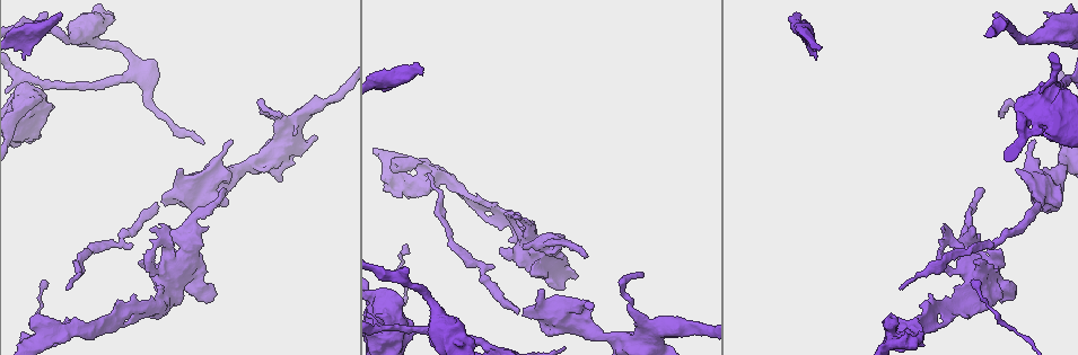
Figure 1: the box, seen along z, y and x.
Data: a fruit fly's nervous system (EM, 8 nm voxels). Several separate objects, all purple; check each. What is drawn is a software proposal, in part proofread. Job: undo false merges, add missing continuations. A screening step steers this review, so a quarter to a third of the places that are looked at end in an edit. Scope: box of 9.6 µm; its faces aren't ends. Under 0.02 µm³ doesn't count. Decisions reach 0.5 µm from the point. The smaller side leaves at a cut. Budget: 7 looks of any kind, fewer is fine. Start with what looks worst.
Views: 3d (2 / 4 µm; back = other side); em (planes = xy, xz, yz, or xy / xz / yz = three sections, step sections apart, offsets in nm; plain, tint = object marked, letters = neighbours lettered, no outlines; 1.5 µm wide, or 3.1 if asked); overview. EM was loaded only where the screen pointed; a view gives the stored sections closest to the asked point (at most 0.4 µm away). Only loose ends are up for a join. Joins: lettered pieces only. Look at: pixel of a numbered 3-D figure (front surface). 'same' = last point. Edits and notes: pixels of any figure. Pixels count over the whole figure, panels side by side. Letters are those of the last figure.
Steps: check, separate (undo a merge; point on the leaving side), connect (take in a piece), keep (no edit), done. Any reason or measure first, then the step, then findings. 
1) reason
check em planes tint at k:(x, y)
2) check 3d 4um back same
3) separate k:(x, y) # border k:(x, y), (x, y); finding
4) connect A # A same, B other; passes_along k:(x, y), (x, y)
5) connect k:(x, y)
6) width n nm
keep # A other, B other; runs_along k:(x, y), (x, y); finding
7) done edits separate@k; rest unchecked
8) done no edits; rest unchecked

free end
check 3d 4um at 1:(230, 141)

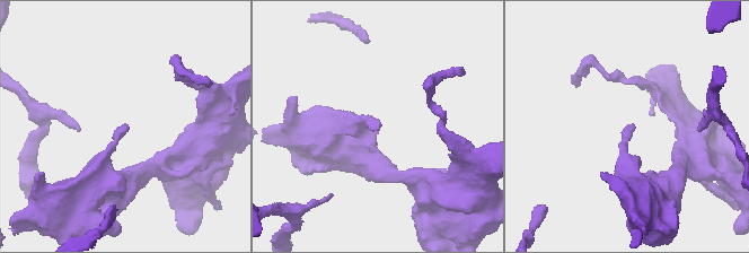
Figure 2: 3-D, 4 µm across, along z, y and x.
check em planes letters at 2:(624, 128)

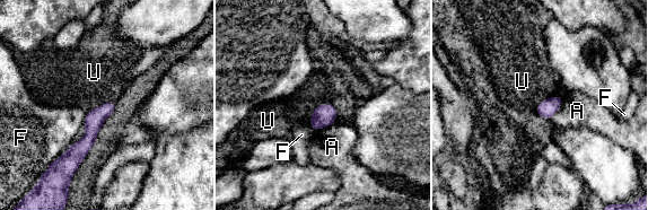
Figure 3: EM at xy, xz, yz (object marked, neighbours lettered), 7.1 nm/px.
longest_contact U 220 nm
keep # A other, F other, U other; border 3:(331, 103), (313, 111), (309, 125); none of them fits

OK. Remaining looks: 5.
branch stops here
check 3d 2um at 1:(501, 249)

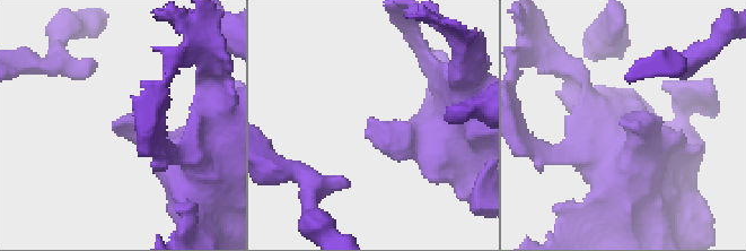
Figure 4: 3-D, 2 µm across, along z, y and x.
check em xz step 4 letters at 4:(629, 123)

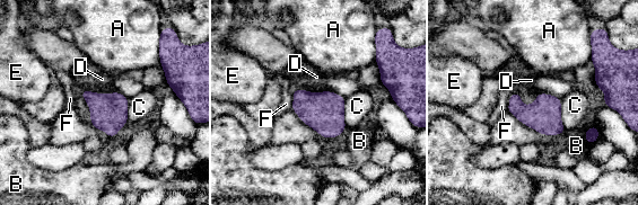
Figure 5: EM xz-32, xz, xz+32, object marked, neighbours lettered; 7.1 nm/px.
longest_contact C 240 nm
keep # A other, B other, C other, D other, E other, F other; no lettered piece goes on from it

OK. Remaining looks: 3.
sudden change in width
check em xy step 8 tint at 1:(677, 327)

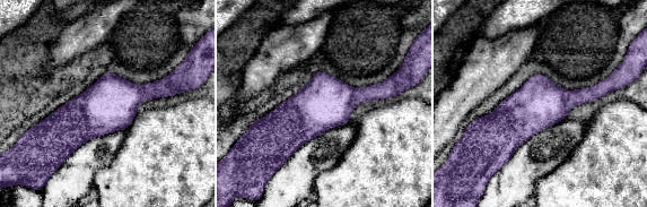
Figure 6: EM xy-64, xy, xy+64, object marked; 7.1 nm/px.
see the neighbours
check em xy step 8 letters same

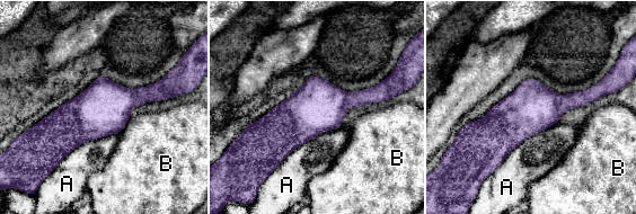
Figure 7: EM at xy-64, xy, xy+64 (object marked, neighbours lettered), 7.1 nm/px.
keep # A other, B other; border 7:(343, 125), (298, 145), (272, 171); one neuron here

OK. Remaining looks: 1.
done no edits; rest unchecked

